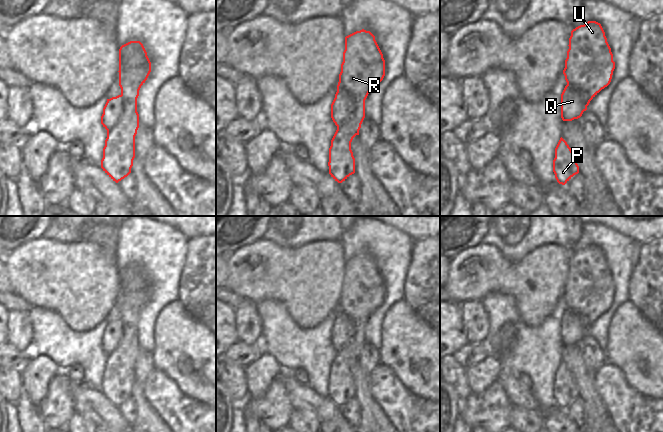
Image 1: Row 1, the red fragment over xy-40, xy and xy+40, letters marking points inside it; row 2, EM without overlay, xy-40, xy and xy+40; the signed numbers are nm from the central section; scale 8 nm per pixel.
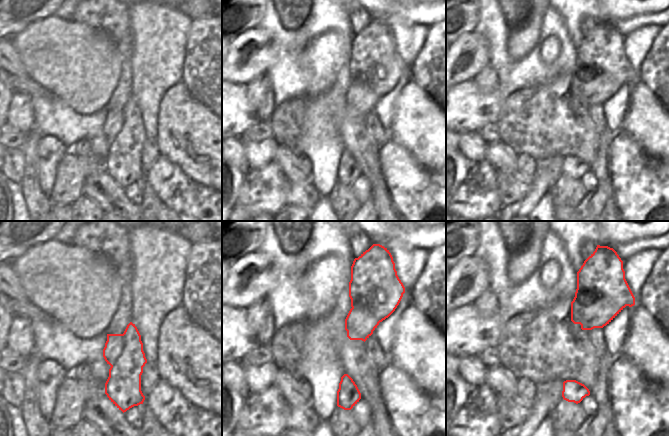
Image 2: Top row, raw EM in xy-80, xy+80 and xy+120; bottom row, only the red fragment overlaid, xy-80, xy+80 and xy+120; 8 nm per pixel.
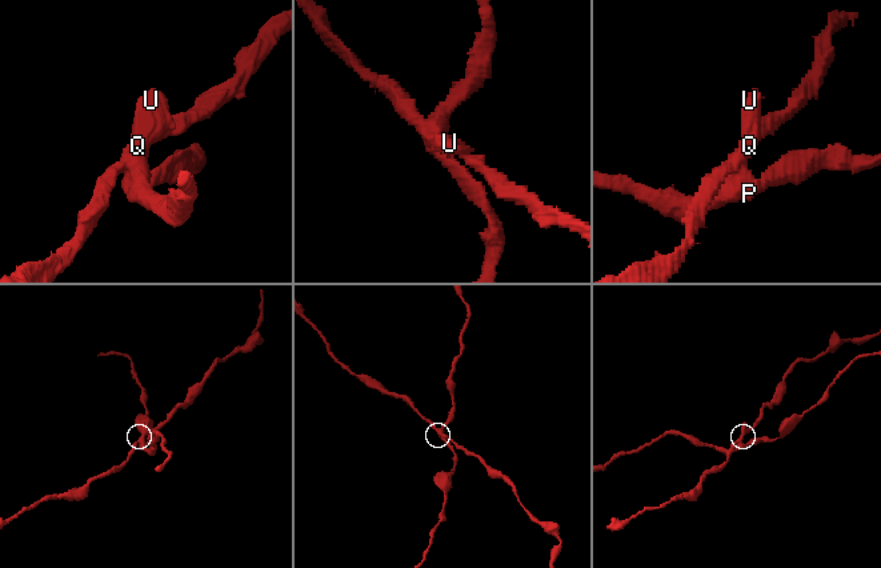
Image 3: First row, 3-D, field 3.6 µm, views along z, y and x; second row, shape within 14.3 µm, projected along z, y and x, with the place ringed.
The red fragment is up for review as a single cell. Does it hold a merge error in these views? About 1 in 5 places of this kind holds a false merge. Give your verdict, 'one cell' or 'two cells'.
two cells

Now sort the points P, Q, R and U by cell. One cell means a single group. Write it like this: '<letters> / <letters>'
P R U / Q

